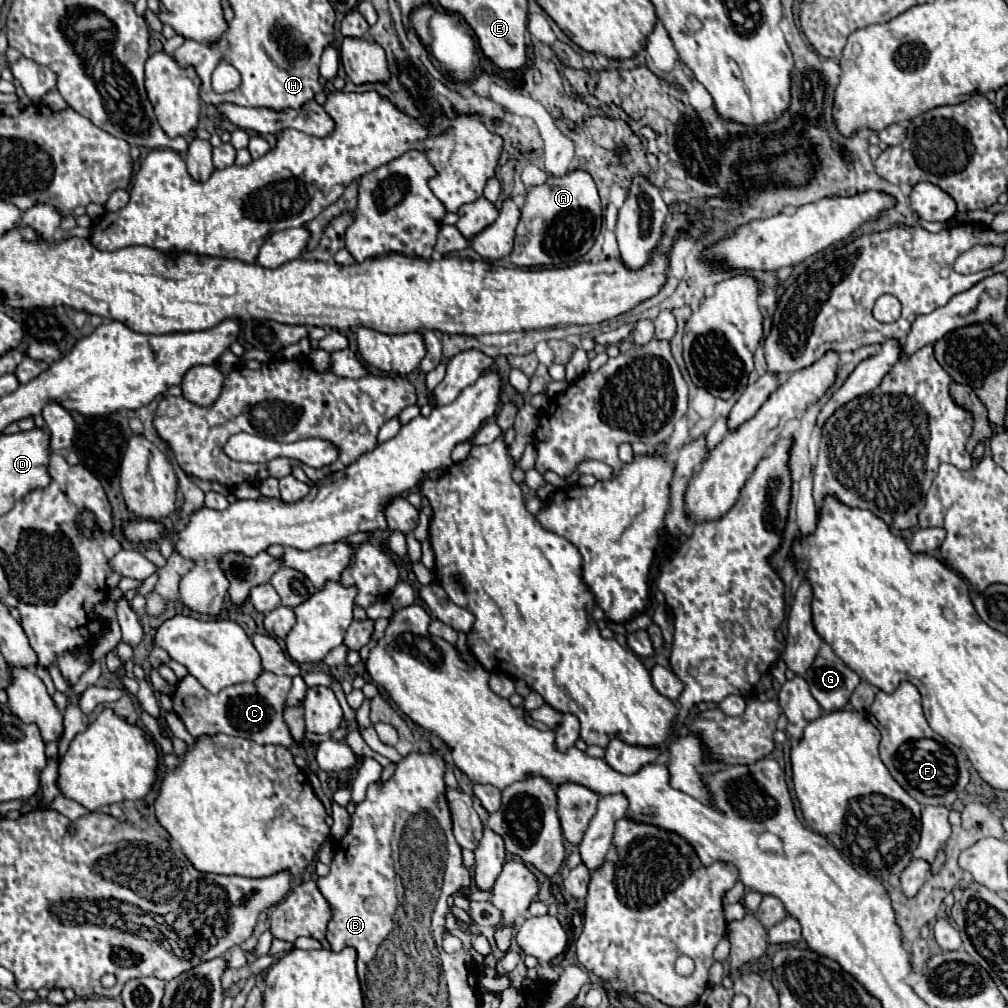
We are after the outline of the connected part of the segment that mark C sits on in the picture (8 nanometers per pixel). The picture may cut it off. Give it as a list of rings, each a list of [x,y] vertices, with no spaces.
[[[263,672],[261,678],[257,678],[257,682],[229,686],[215,696],[215,694],[209,694],[199,684],[197,678],[185,676],[177,684],[177,690],[173,692],[173,710],[183,720],[189,734],[193,734],[195,738],[229,734],[229,736],[253,740],[257,744],[279,744],[287,748],[293,742],[289,728],[283,722],[285,698],[289,690],[291,690],[289,676],[277,676],[277,674]]]

